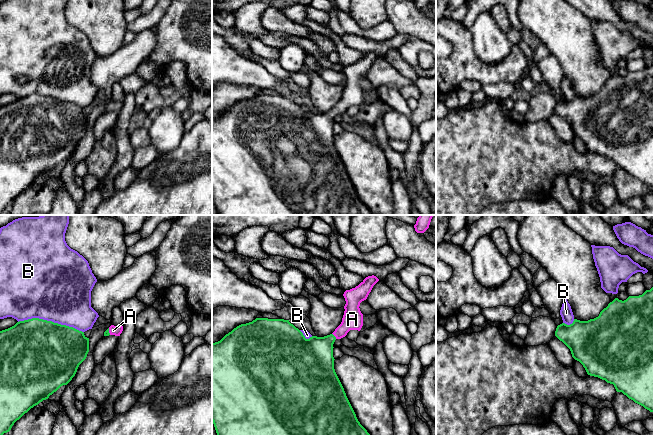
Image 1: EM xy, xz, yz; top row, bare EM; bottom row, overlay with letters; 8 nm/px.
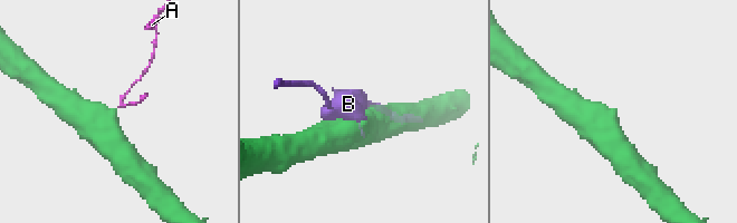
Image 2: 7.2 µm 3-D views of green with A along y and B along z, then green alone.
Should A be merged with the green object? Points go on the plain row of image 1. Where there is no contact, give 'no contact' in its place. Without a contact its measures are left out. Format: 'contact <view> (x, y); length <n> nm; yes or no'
contact xz (334, 112); length 60 nm; yes

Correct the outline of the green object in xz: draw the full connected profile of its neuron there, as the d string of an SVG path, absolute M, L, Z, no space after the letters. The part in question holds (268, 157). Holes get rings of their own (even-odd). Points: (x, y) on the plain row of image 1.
M372 51L366 53L358 62L346 66L343 70L346 80L341 100L335 107L324 113L312 112L306 115L303 109L289 96L256 94L252 98L241 100L226 110L220 117L212 119L212 198L218 215L374 215L360 200L346 172L344 164L334 145L333 120L350 106L360 107L363 102L363 90L360 79L367 75L373 62L379 55Z

